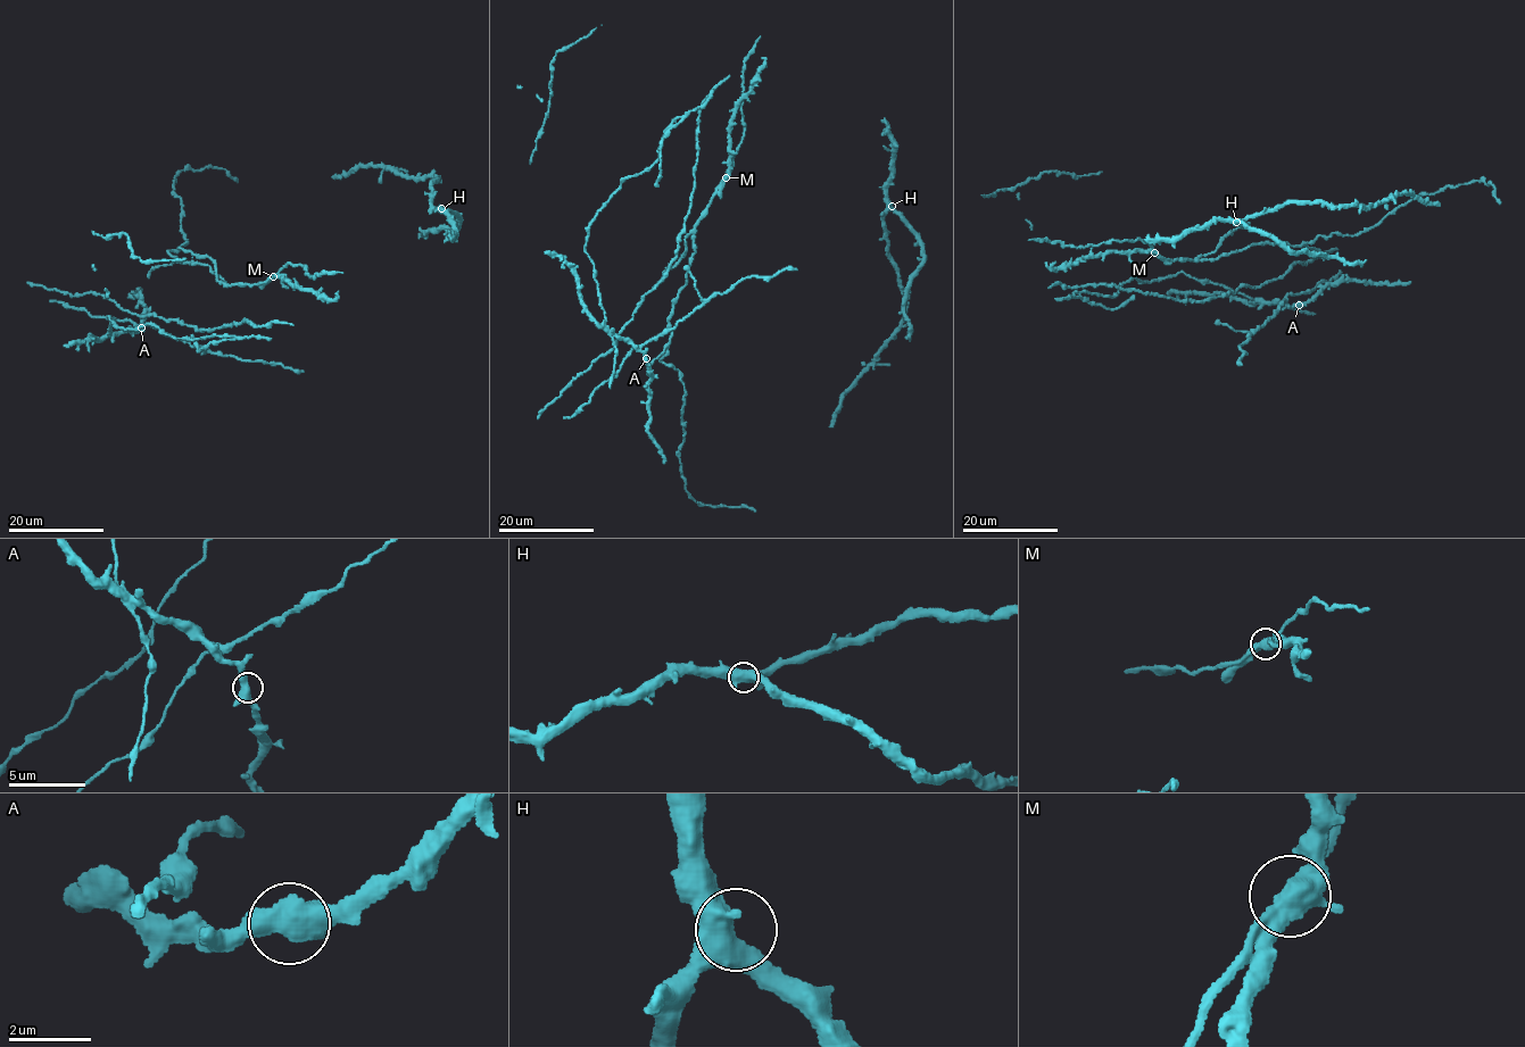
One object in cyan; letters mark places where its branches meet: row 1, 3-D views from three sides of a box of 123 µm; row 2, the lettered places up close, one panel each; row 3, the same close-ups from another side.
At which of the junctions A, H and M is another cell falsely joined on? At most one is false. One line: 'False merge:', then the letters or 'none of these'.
False merge: none of these

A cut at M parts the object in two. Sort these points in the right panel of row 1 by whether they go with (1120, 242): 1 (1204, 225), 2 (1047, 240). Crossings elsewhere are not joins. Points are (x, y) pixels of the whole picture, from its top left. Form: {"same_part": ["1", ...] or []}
{"same_part": ["2"]}

